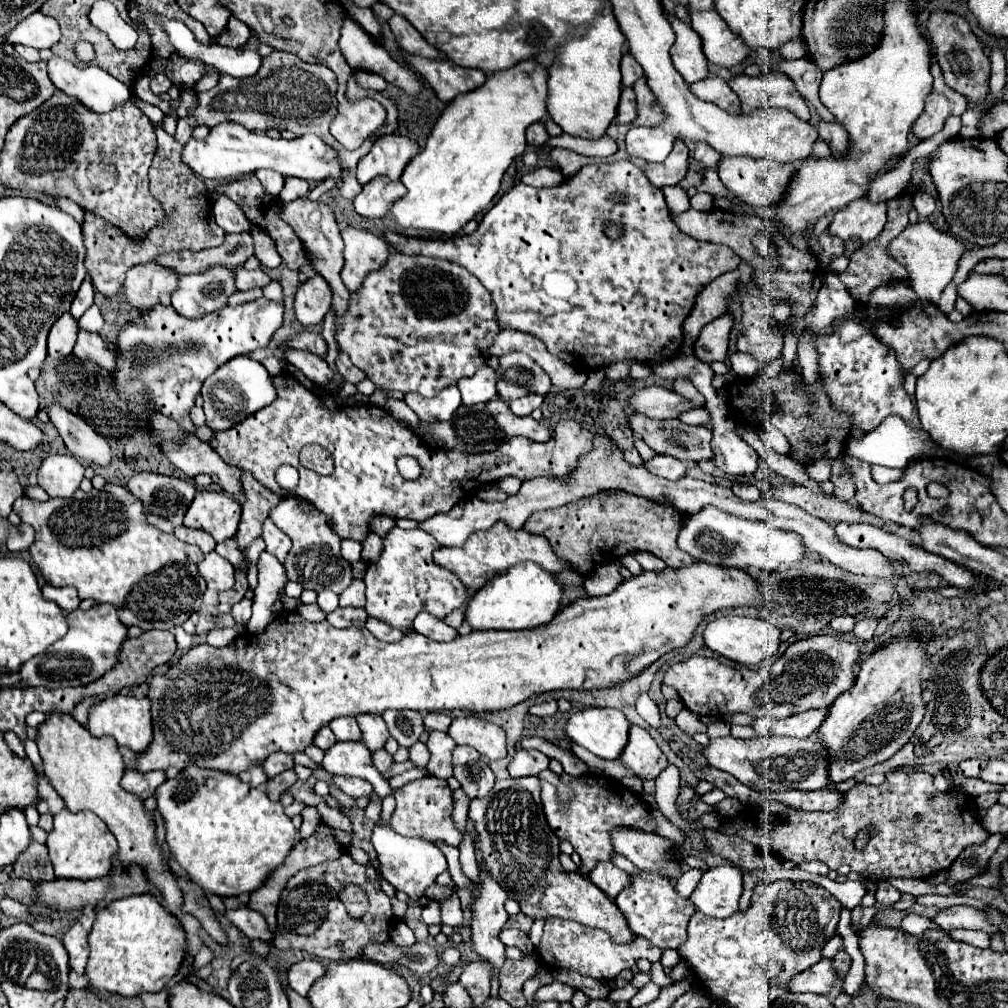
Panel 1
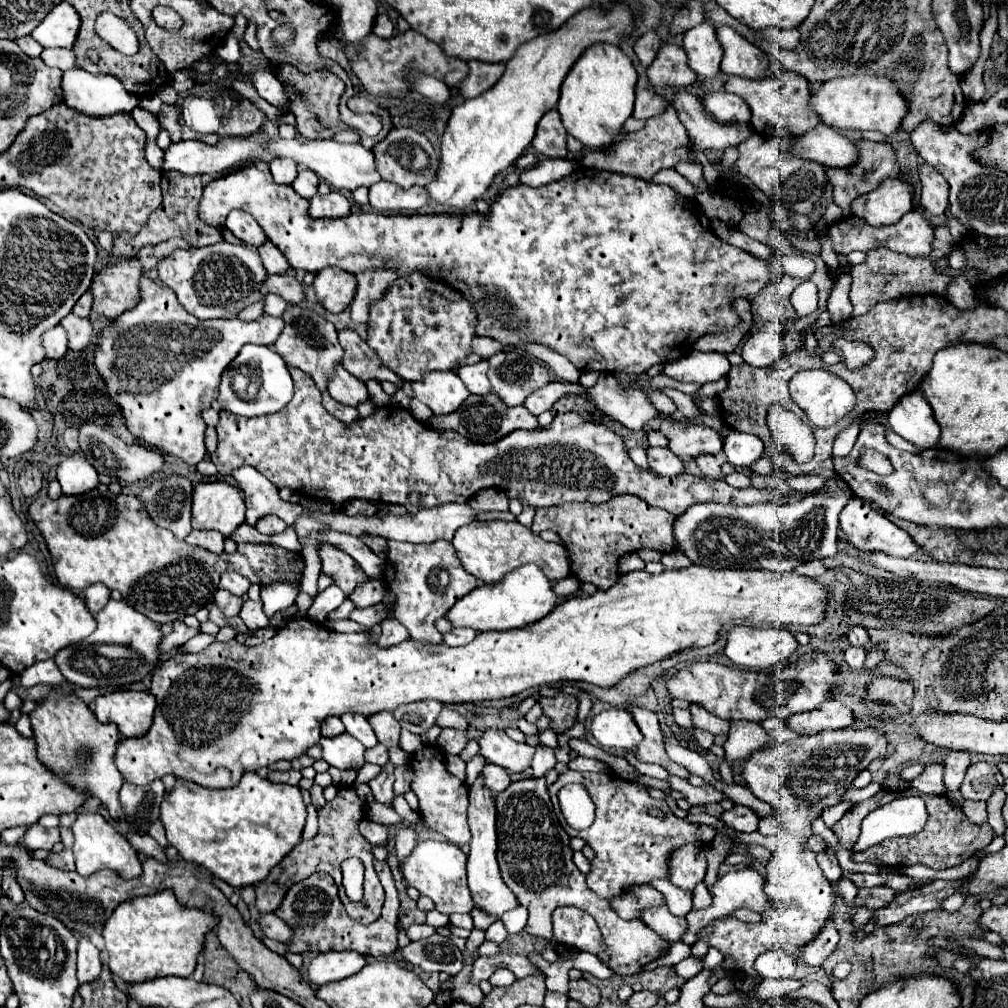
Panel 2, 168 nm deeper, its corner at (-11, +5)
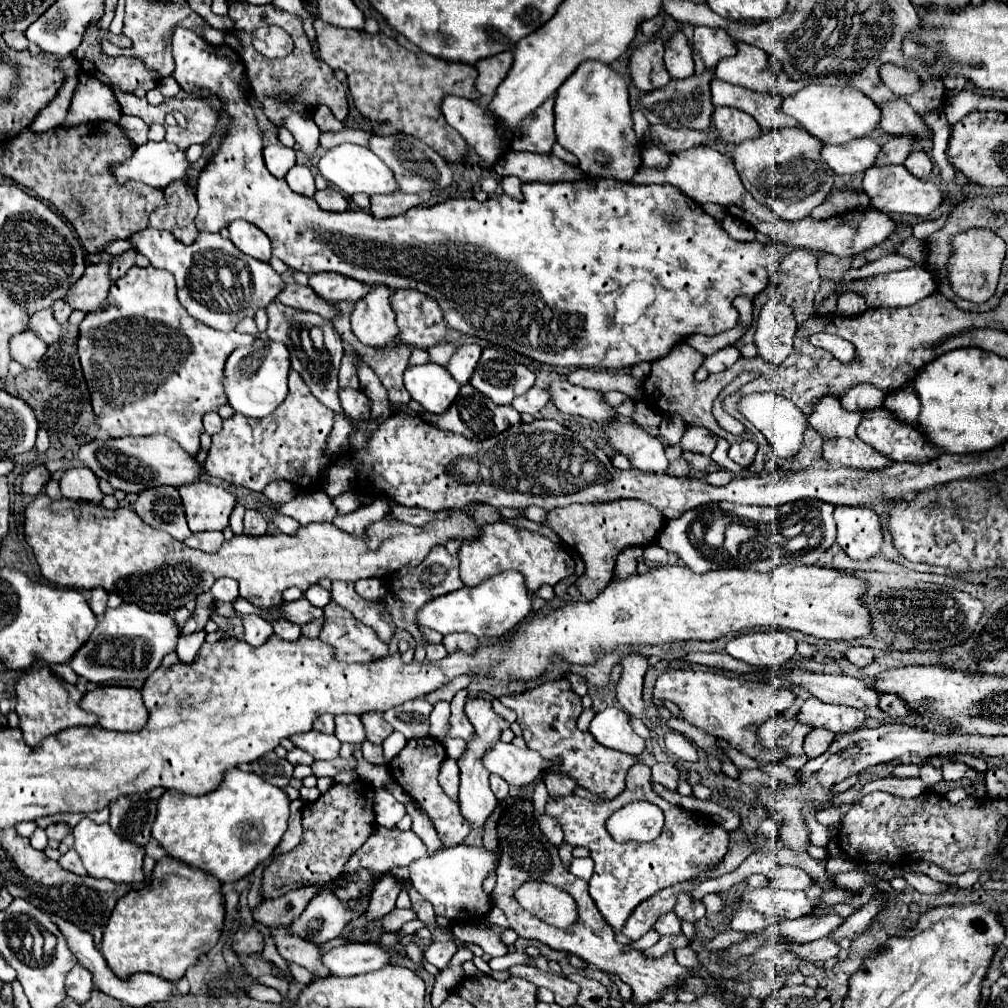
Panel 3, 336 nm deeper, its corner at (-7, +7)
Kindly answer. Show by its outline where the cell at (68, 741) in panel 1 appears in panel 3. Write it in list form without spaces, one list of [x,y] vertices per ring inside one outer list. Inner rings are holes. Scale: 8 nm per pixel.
[[[39,661],[33,663],[25,675],[17,681],[15,691],[17,691],[17,715],[21,721],[21,731],[23,731],[23,741],[29,747],[39,745],[45,737],[55,735],[59,731],[65,731],[69,727],[95,727],[97,725],[97,717],[83,711],[79,707],[81,701],[81,693],[75,689],[75,685],[69,685],[67,681],[63,681],[61,677],[53,675],[55,673],[49,671],[49,665]]]

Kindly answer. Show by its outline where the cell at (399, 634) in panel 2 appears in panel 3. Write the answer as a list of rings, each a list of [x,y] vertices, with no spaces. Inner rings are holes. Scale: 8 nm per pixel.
[[[335,601],[325,607],[325,627],[319,639],[323,643],[331,643],[335,647],[337,659],[347,663],[373,661],[389,653],[387,643],[383,643],[375,631],[371,631],[371,627],[359,623]]]

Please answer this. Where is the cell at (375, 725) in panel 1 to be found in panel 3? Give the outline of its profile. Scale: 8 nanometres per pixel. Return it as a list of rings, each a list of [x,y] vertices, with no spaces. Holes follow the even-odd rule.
[[[381,711],[361,715],[361,723],[365,727],[367,741],[371,741],[375,745],[381,745],[393,733],[393,727],[383,719],[383,713]]]

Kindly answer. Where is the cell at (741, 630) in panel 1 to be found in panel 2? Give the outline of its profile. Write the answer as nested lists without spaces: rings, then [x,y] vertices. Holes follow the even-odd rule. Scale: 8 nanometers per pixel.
[[[735,627],[729,631],[725,655],[741,667],[765,669],[787,661],[799,643],[783,627]]]

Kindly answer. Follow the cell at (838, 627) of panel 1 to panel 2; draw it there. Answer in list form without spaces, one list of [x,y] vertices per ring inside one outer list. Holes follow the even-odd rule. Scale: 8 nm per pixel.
[[[863,627],[849,629],[847,639],[849,639],[849,643],[851,643],[853,647],[865,647],[865,649],[869,649],[869,635],[867,635],[867,631],[865,631]]]

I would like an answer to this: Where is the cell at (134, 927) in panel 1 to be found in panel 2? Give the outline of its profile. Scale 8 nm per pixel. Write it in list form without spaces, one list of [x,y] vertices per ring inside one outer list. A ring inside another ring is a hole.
[[[169,889],[123,901],[123,905],[115,909],[103,929],[109,951],[107,965],[111,973],[125,983],[139,983],[167,975],[191,977],[197,965],[197,957],[203,951],[205,935],[213,931],[215,925],[217,917],[213,911],[207,913],[203,909],[183,907]]]

